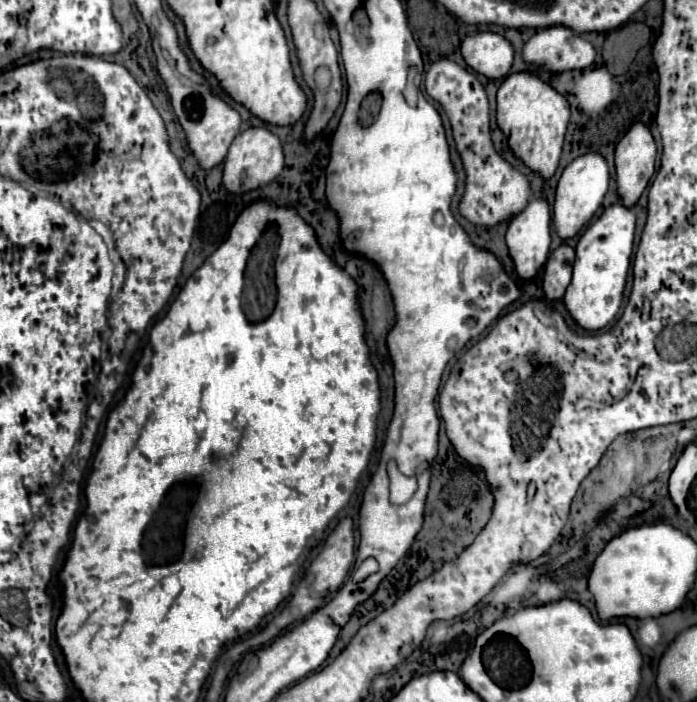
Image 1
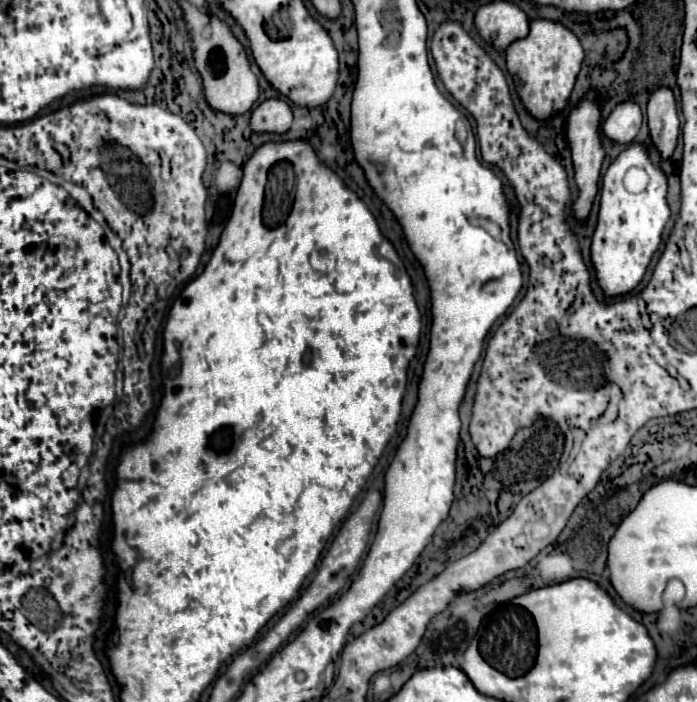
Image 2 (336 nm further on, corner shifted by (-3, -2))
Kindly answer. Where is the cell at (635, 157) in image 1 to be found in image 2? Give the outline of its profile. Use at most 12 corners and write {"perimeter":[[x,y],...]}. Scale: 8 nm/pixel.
{"perimeter":[[662,87],[650,97],[650,139],[670,159],[680,135],[676,101]]}

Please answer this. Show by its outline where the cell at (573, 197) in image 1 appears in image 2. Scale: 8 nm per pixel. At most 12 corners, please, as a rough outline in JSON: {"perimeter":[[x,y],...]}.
{"perimeter":[[626,101],[610,113],[602,131],[630,145],[642,125],[640,107]]}

